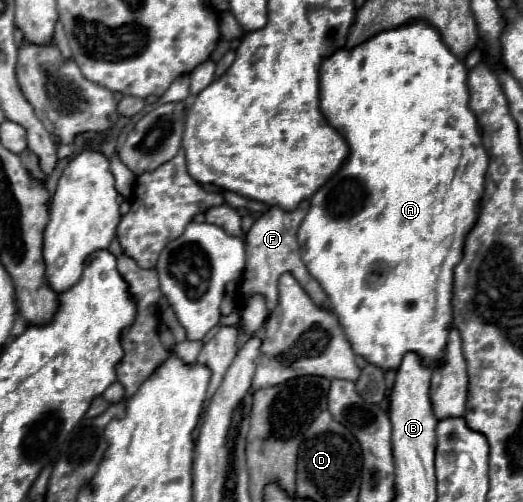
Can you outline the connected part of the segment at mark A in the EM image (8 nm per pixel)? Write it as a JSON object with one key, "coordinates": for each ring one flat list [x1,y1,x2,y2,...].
{"coordinates":[[413,20,393,30,383,30,365,40,363,44,347,50,339,48,323,60,321,70,321,112,327,122,343,134,349,144,349,156,343,166,311,196,311,208,301,222,297,240,301,246,301,258,307,264,311,276,321,284,329,296,331,308,337,314,347,340,355,354,367,358,367,362,381,366,383,370,397,368,405,352,417,352,425,364,435,364,445,352,447,334,451,328,451,296,453,296,453,268,463,256,463,240,471,230,479,214,479,198,483,196,483,182,489,164,489,156,483,148,477,116,469,110,469,88,465,62,455,56,441,40,441,34,427,20]]}

